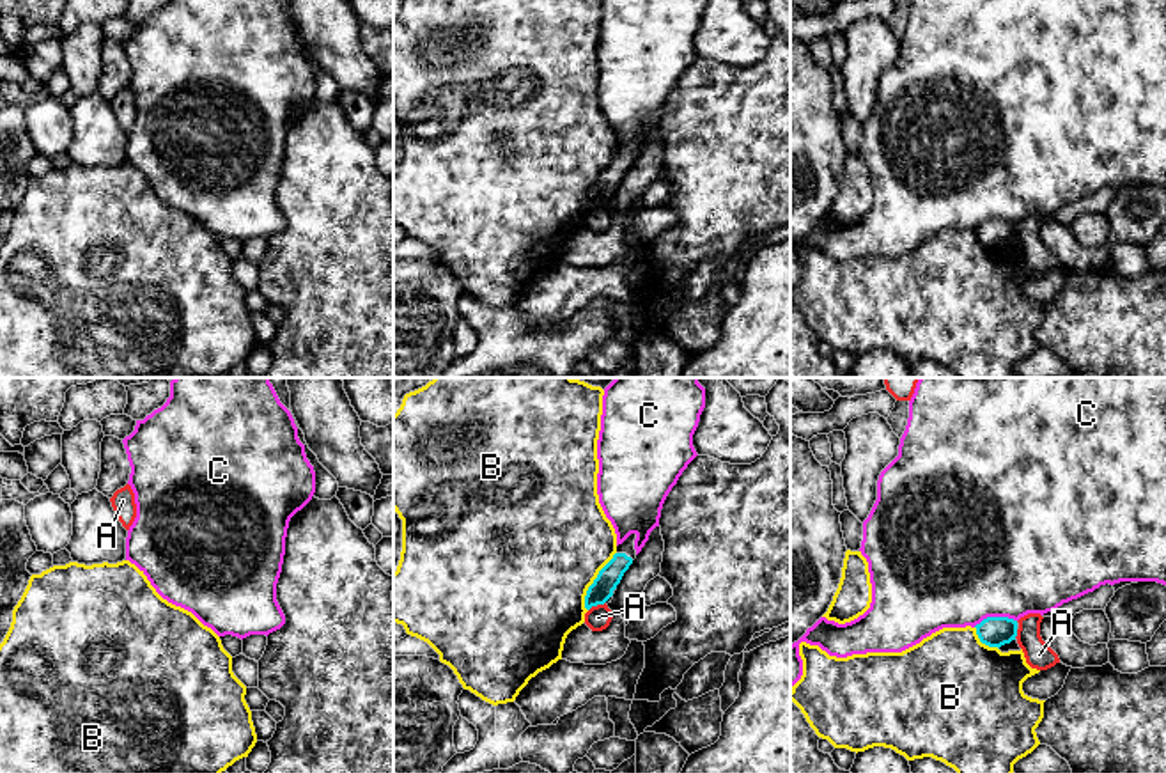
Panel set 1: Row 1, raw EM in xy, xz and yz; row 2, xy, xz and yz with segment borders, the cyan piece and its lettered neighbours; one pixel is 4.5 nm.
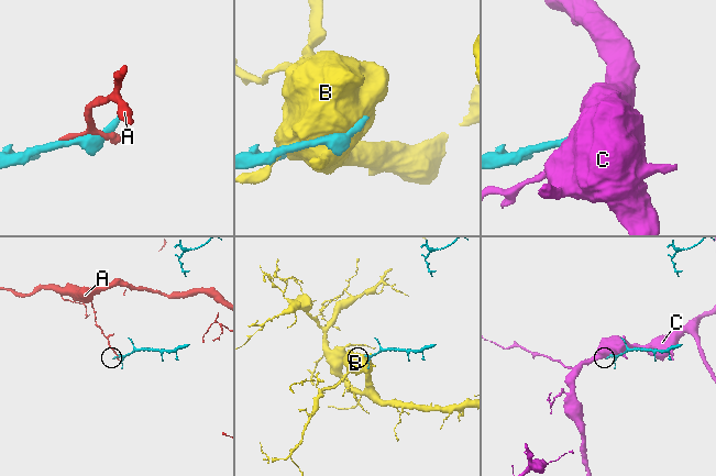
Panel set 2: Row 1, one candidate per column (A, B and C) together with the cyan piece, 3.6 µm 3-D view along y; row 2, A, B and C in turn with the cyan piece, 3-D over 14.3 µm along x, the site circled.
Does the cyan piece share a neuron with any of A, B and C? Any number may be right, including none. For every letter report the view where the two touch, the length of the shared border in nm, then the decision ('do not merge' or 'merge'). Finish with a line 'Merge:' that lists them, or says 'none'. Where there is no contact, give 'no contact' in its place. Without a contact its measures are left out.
A: xz | 90 nm | do not merge
B: xz | 300 nm | do not merge
C: yz | 200 nm | do not merge
Merge: none

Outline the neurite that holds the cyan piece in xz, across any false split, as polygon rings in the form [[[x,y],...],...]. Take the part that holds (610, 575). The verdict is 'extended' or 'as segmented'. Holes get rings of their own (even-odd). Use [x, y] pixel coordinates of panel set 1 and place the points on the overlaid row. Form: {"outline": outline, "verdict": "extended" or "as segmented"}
{"outline": [[[631,534],[622,544],[618,544],[613,558],[599,571],[585,596],[587,610],[604,605],[613,596],[613,590],[620,583],[624,573],[636,558],[634,539],[636,534]]], "verdict": "extended"}

